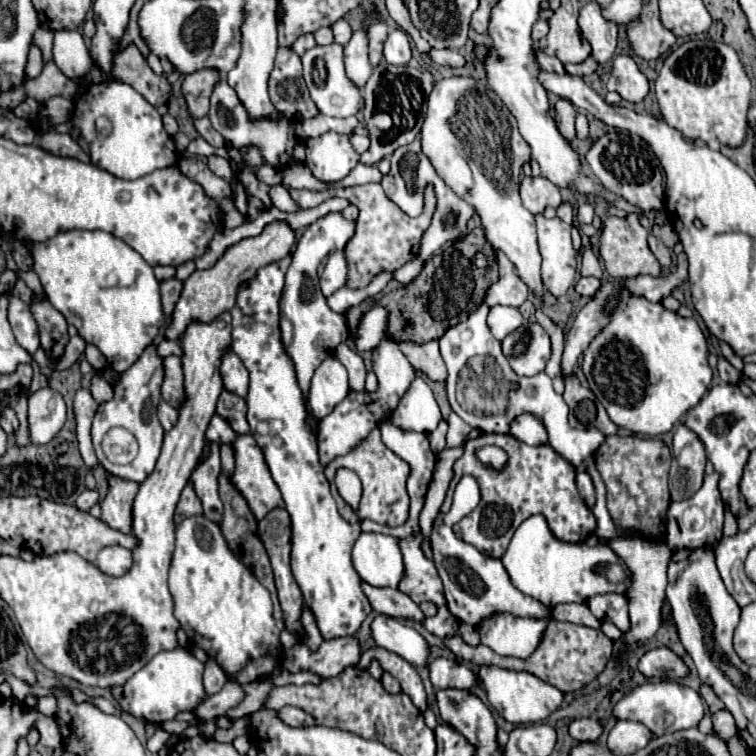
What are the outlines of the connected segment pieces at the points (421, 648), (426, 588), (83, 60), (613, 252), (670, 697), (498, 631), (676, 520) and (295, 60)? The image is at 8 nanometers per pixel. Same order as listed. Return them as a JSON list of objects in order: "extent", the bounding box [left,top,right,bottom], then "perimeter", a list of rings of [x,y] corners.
[{"extent":[372,616,430,666],"perimeter":[[[376,616],[372,622],[372,636],[380,648],[398,654],[412,666],[428,666],[430,644],[412,626],[404,626],[390,616]]]},{"extent":[398,540,446,606],"perimeter":[[[416,540],[416,544],[402,544],[406,572],[404,580],[398,584],[398,590],[410,596],[416,604],[430,600],[436,606],[442,606],[446,602],[442,596],[442,582],[434,570],[434,562],[422,554],[420,542],[422,540]]]},{"extent":[53,30,92,82],"perimeter":[[[58,30],[53,38],[53,61],[58,68],[72,78],[74,82],[82,82],[82,76],[92,64],[92,58],[86,50],[82,34],[78,30]]]},{"extent":[600,214,660,278],"perimeter":[[[628,214],[628,218],[608,218],[606,224],[602,226],[602,236],[600,236],[600,258],[604,260],[606,272],[612,278],[628,278],[628,276],[640,276],[640,274],[650,274],[650,276],[660,276],[660,264],[656,256],[650,252],[648,242],[646,242],[646,228],[640,226],[636,214]]]},{"extent":[612,680,704,736],"perimeter":[[[656,680],[656,682],[646,682],[642,686],[636,686],[626,696],[622,696],[622,700],[618,700],[618,704],[614,706],[612,714],[614,718],[642,722],[652,730],[654,736],[664,736],[678,730],[694,728],[704,716],[704,702],[698,696],[698,692],[694,692],[684,684],[678,684],[674,680]]]},{"extent":[478,612,550,660],"perimeter":[[[498,612],[478,624],[482,644],[500,656],[526,660],[540,644],[550,618],[520,618],[510,612]]]},{"extent":[666,474,724,550],"perimeter":[[[718,474],[704,476],[702,488],[688,500],[670,502],[666,514],[666,544],[670,550],[680,548],[700,548],[706,544],[714,544],[722,538],[722,520],[724,520],[724,502],[718,492]]]},{"extent":[270,48,318,120],"perimeter":[[[292,48],[278,50],[274,70],[270,74],[270,98],[276,110],[288,120],[318,114],[318,108],[314,106],[302,78],[300,56]]]}]

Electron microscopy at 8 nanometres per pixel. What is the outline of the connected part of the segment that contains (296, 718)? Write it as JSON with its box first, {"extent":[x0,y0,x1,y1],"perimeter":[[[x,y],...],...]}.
{"extent":[278,706,312,726],"perimeter":[[[284,706],[282,710],[278,710],[278,718],[288,724],[288,726],[312,726],[312,718],[300,710],[300,708],[294,708],[294,706]]]}

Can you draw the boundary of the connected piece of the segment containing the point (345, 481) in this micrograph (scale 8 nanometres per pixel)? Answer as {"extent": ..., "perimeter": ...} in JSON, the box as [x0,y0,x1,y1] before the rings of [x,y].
{"extent":[334,468,362,510],"perimeter":[[[340,468],[340,470],[336,472],[334,484],[336,484],[340,496],[342,496],[354,510],[358,510],[358,504],[360,504],[360,498],[362,498],[362,482],[360,482],[360,478],[358,478],[352,470]]]}

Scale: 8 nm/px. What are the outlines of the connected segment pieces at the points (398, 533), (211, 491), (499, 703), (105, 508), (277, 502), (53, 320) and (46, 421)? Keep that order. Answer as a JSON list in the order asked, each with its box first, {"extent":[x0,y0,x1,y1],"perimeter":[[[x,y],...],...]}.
[{"extent":[362,412,436,538],"perimeter":[[[392,412],[386,414],[386,418],[380,422],[380,432],[382,432],[382,442],[396,454],[400,456],[404,462],[408,462],[410,466],[410,476],[408,478],[416,478],[410,480],[408,488],[410,488],[410,518],[402,524],[402,526],[384,526],[384,524],[376,524],[372,520],[362,520],[362,530],[364,532],[380,532],[380,534],[390,534],[390,536],[396,536],[396,538],[410,538],[414,528],[418,528],[418,514],[424,506],[424,496],[426,496],[426,490],[428,490],[428,484],[432,480],[432,472],[434,472],[434,464],[436,464],[436,454],[430,450],[430,442],[428,442],[428,436],[426,434],[420,434],[420,432],[414,432],[414,430],[402,430],[398,426],[392,424]]]},{"extent":[192,442,222,522],"perimeter":[[[210,442],[208,456],[200,462],[200,466],[192,474],[192,484],[196,488],[198,498],[204,506],[204,516],[212,522],[220,522],[222,518],[222,502],[218,498],[218,476],[220,476],[220,454],[218,444]]]},{"extent":[478,666,562,724],"perimeter":[[[482,666],[478,672],[482,686],[488,694],[490,704],[498,710],[498,714],[512,722],[512,724],[530,724],[540,722],[548,718],[560,704],[562,704],[562,692],[554,688],[552,684],[540,680],[538,676],[530,672],[516,672],[516,670],[504,670],[498,666]]]},{"extent":[100,476,138,534],"perimeter":[[[110,476],[110,490],[108,496],[102,500],[102,516],[100,520],[110,528],[130,534],[132,530],[132,502],[138,492],[136,482],[126,482],[122,478]]]},{"extent":[230,434,282,520],"perimeter":[[[252,434],[238,436],[232,448],[236,468],[230,480],[242,492],[254,516],[262,520],[274,506],[282,506],[280,490],[272,480],[270,470],[262,458],[262,450],[258,450]]]},{"extent":[30,298,68,360],"perimeter":[[[36,298],[30,308],[40,326],[40,342],[42,342],[44,352],[48,354],[50,360],[58,360],[64,354],[64,346],[68,342],[64,316],[58,314],[58,310],[54,310],[48,302],[40,302]]]},{"extent":[28,388,66,444],"perimeter":[[[40,388],[28,400],[30,440],[34,444],[50,442],[66,422],[66,402],[60,392]]]}]

